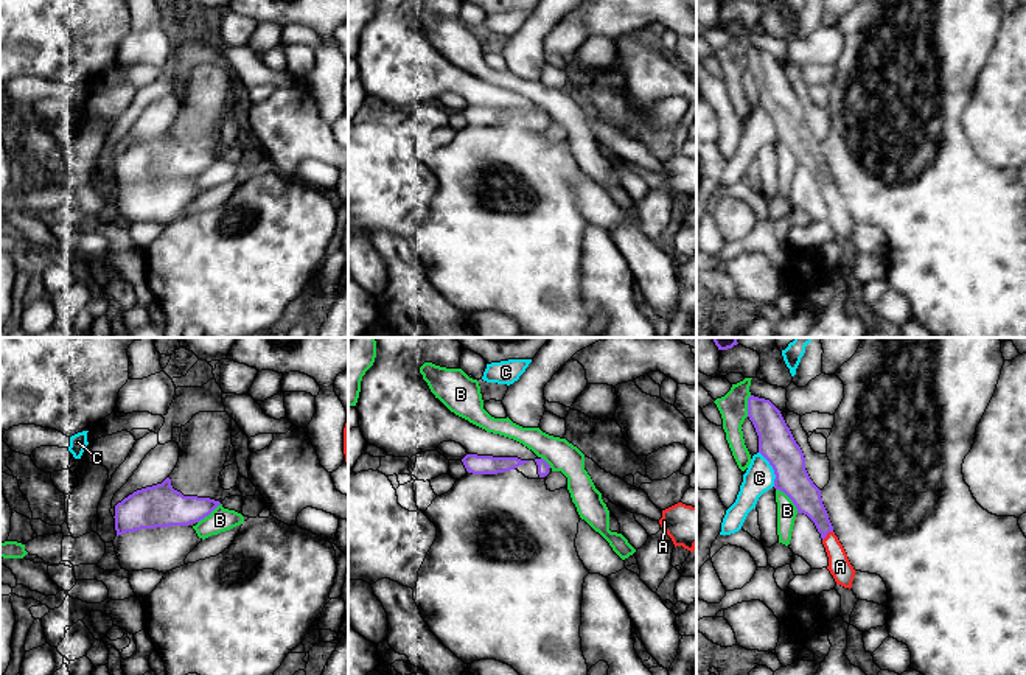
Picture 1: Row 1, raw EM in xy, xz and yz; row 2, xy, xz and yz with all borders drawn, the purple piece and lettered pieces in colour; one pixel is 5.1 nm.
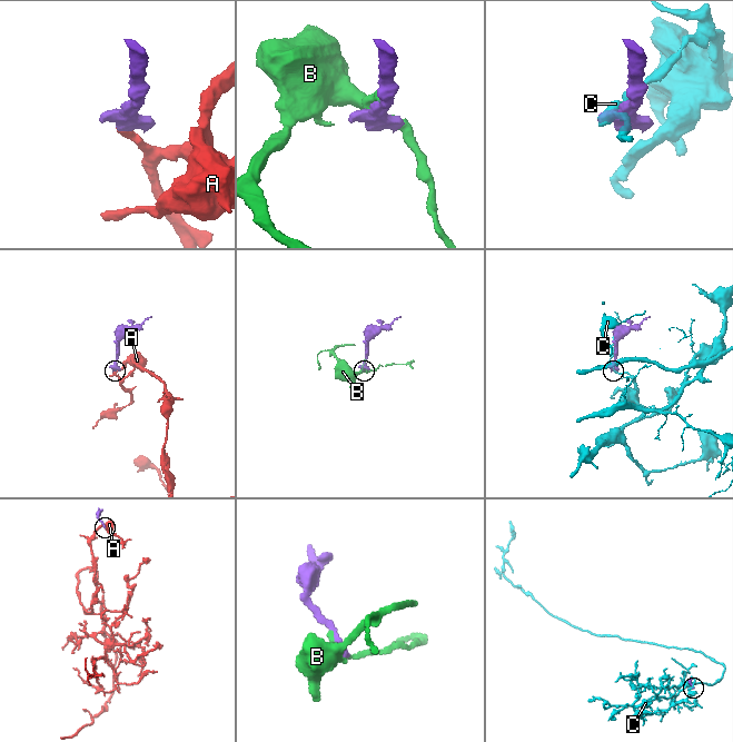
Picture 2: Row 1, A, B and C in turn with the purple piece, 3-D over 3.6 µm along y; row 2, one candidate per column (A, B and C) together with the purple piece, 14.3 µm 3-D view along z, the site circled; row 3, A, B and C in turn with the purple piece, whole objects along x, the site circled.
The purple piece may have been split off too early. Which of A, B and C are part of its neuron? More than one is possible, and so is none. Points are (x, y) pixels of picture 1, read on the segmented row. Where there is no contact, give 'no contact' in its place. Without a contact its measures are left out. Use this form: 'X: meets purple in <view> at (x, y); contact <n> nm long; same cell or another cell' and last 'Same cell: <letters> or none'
A: meets purple in yz at (826, 535); contact 80 nm long; same cell
B: meets purple in yz at (790, 498); contact 170 nm long; another cell
C: meets purple in yz at (773, 468); contact 200 nm long; another cell
Same cell: A

